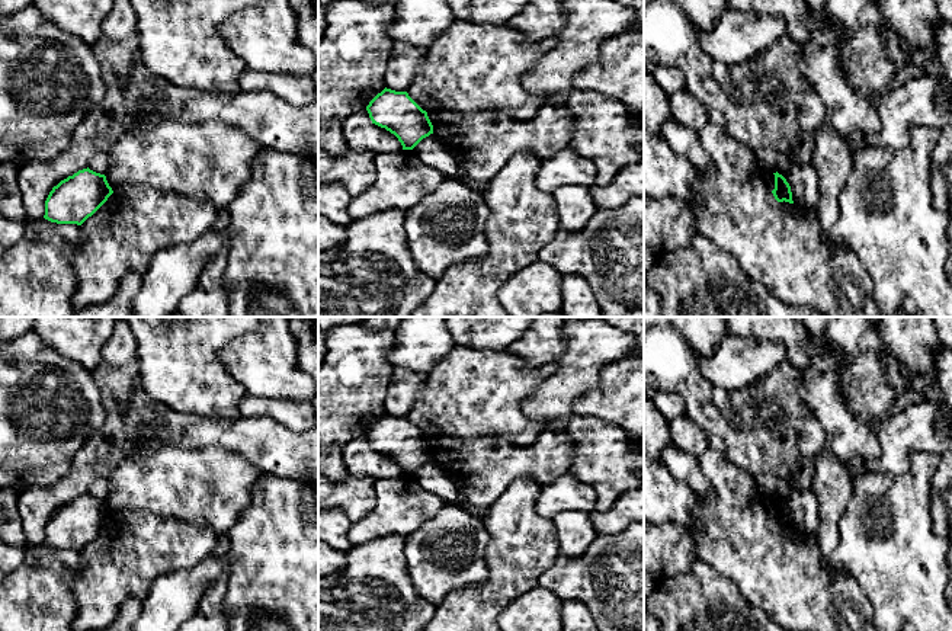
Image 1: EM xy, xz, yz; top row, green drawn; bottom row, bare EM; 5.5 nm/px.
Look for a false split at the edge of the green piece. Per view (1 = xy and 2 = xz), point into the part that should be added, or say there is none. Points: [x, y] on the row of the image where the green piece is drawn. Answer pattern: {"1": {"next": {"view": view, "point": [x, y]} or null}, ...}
{"1": {"next": null}, "2": {"next": null}}

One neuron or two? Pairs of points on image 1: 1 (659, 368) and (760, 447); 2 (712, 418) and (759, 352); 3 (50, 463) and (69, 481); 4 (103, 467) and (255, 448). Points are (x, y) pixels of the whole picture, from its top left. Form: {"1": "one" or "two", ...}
{"1": "one", "2": "two", "3": "two", "4": "one"}

